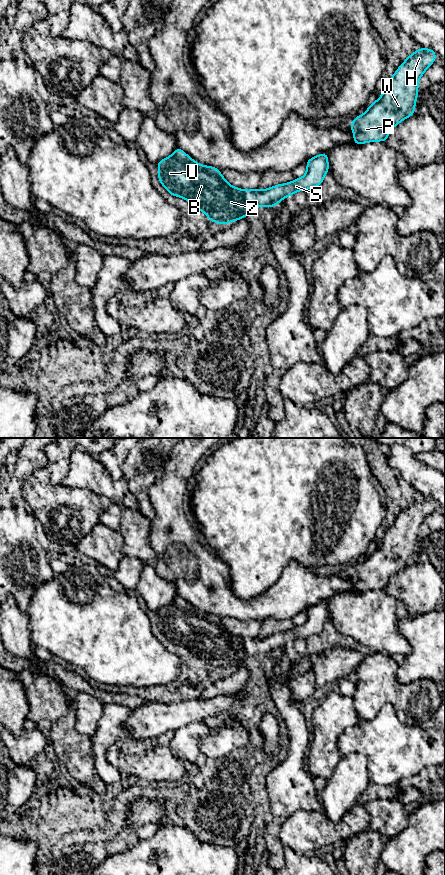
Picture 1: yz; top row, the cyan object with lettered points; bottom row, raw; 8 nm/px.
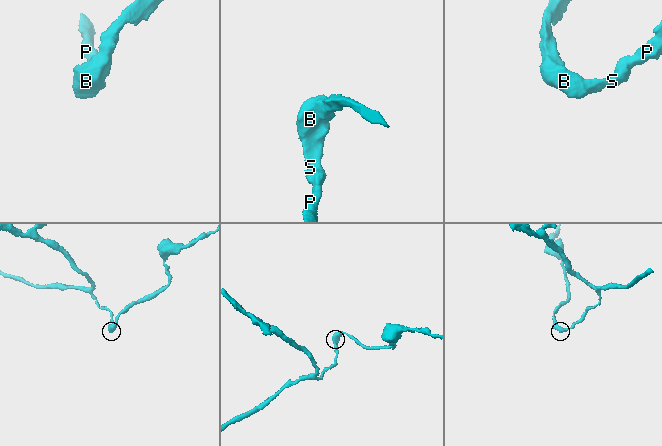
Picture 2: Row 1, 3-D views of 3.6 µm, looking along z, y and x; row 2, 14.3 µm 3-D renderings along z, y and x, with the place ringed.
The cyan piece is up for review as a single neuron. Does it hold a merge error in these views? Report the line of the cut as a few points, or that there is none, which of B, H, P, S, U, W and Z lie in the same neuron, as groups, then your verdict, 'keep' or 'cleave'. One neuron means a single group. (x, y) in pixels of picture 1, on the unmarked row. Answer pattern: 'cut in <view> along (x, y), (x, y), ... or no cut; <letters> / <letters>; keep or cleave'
no cut; B H P S U W Z; keep

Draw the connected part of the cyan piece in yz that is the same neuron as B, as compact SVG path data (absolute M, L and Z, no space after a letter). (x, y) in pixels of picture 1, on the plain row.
M176 596L173 602L165 607L160 608L157 611L158 615L158 628L163 635L169 640L169 642L186 647L194 656L202 659L207 663L207 666L213 671L221 671L226 673L230 670L240 668L250 663L250 658L256 655L271 656L284 648L289 643L294 643L297 639L305 639L312 635L320 634L324 629L325 622L329 619L328 601L321 601L306 609L307 620L301 625L295 627L293 630L287 630L285 632L279 632L272 634L265 638L242 638L240 636L230 633L225 626L221 623L219 617L213 614L203 614L189 605L182 597Z

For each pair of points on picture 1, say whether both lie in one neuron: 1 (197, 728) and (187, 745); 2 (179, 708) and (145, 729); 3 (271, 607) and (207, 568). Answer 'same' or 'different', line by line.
1: same
2: same
3: same

